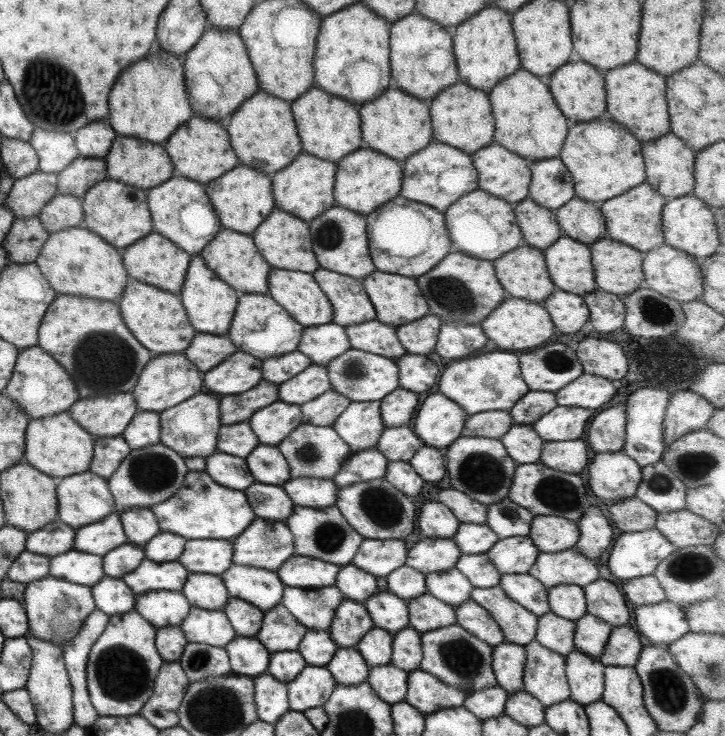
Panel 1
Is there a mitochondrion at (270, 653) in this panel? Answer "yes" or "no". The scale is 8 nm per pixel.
no

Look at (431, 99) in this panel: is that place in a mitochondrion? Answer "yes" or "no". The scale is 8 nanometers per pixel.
no

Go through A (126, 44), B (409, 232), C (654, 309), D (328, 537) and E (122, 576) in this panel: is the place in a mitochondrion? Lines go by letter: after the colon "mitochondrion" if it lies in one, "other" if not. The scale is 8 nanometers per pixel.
A: other
B: other
C: mitochondrion
D: mitochondrion
E: other

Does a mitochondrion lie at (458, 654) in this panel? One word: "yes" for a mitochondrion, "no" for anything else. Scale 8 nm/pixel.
yes

